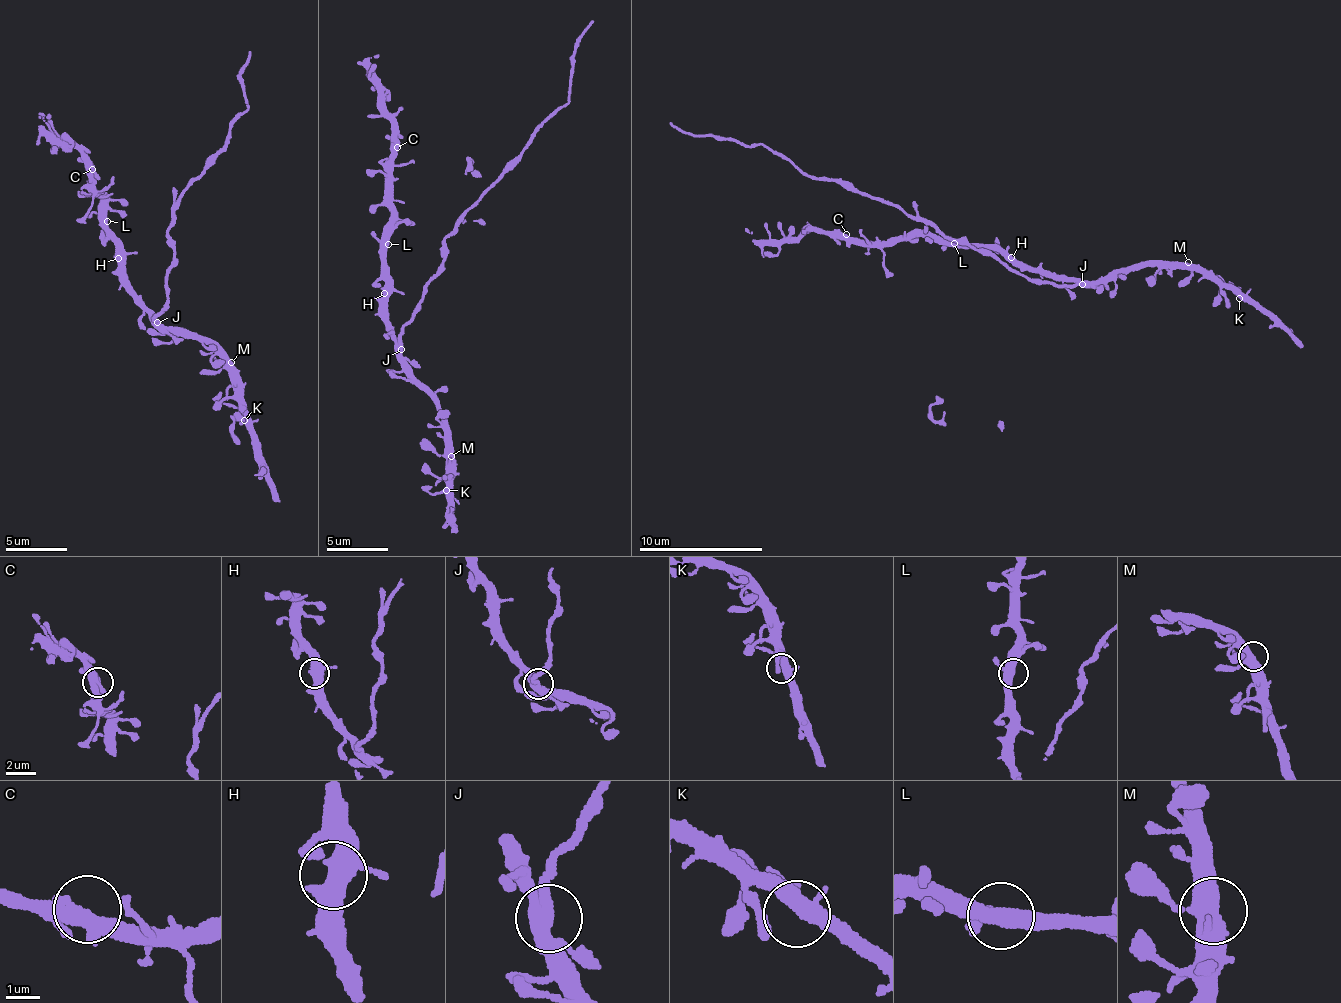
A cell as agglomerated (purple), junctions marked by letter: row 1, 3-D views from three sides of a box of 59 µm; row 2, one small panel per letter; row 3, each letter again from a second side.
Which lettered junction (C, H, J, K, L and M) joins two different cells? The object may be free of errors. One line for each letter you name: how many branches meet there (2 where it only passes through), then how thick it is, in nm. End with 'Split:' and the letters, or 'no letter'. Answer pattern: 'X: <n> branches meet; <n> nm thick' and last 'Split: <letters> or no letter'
J: 3 branches meet; 400 nm thick
Split: J

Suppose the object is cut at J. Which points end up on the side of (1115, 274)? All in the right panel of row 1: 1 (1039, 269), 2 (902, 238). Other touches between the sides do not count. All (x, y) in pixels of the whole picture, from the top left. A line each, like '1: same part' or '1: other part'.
1: same part
2: same part

